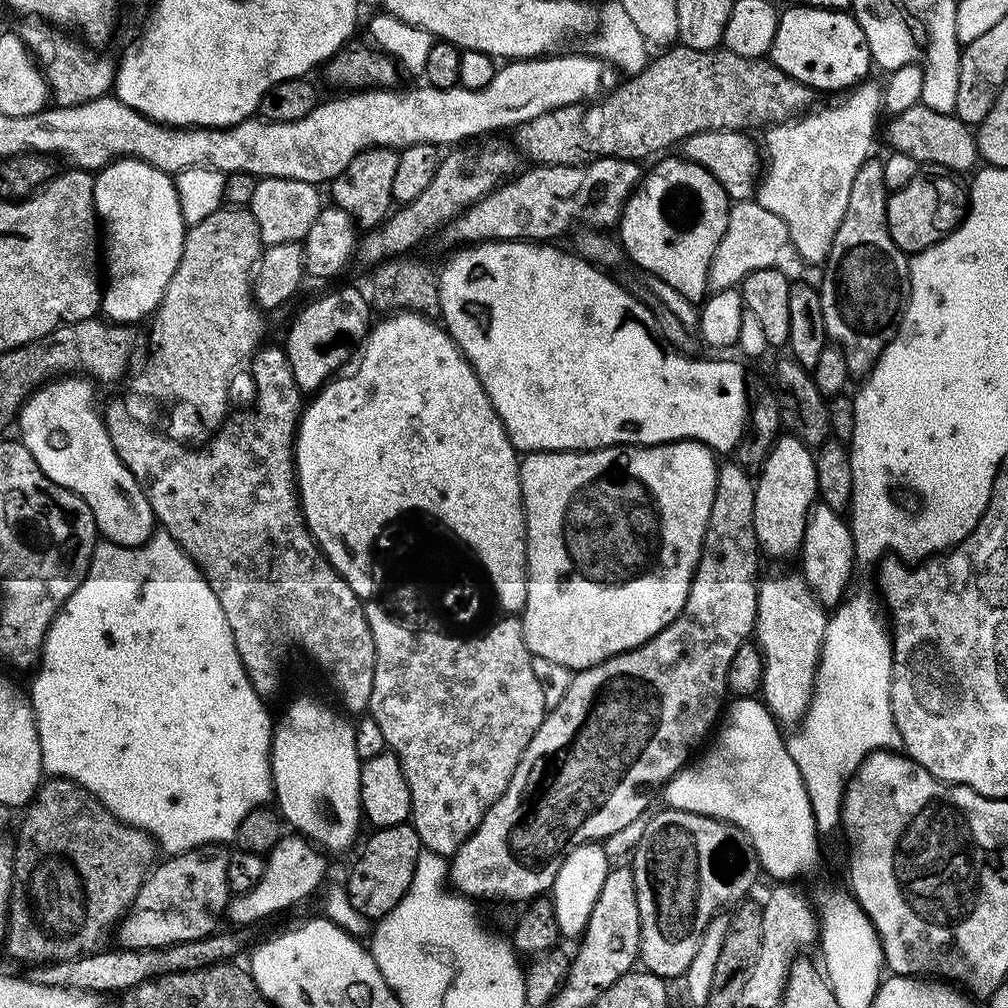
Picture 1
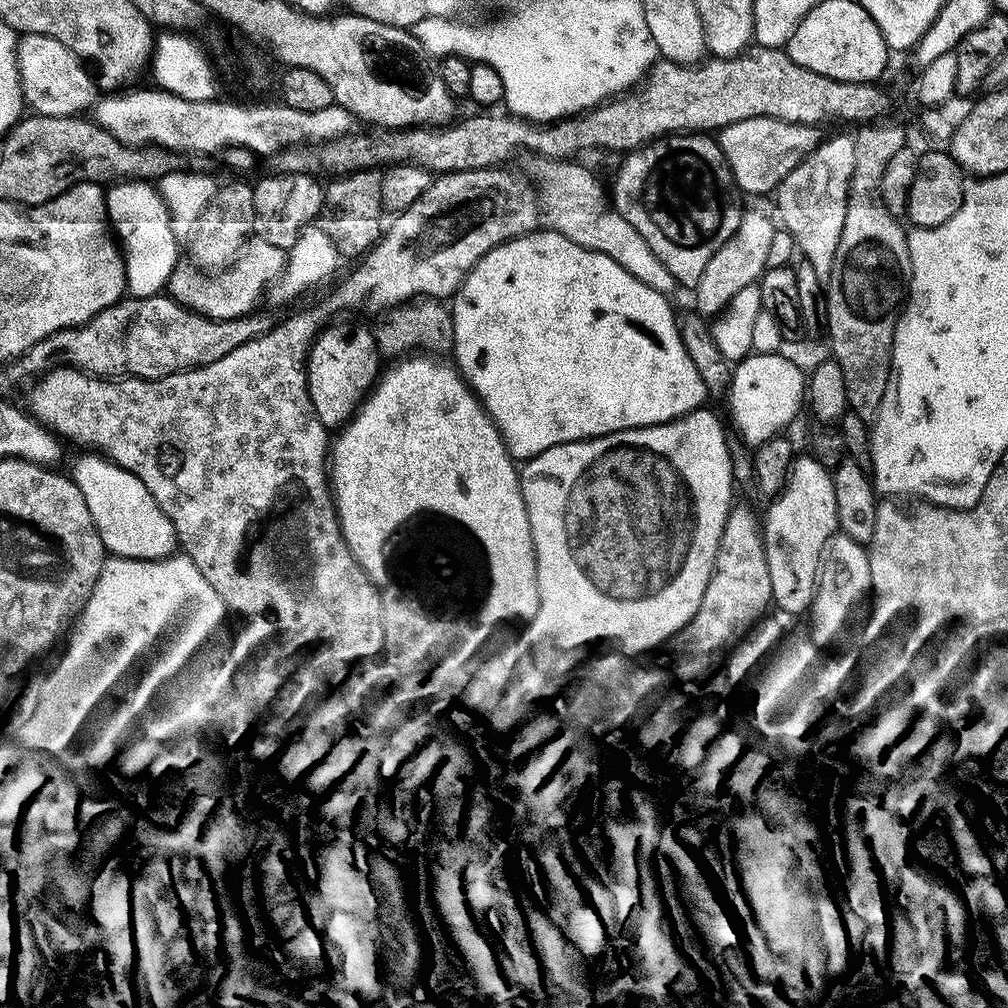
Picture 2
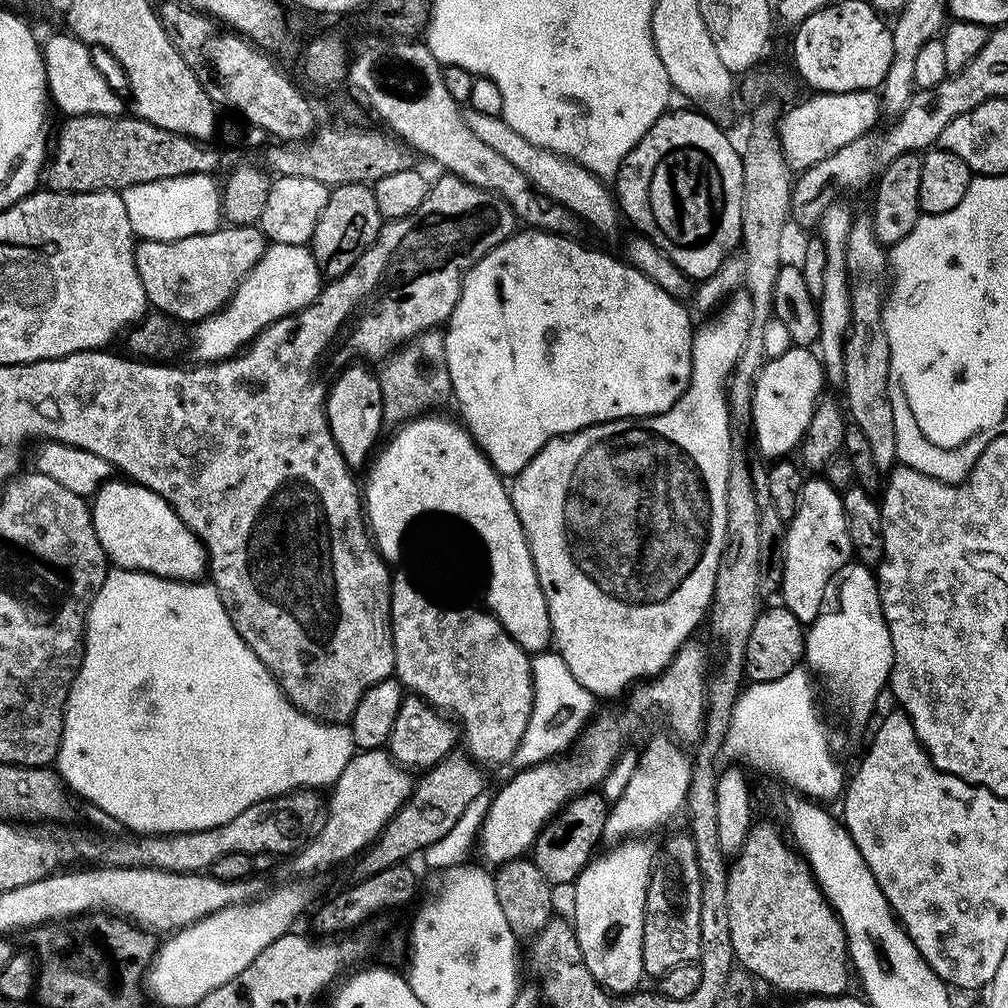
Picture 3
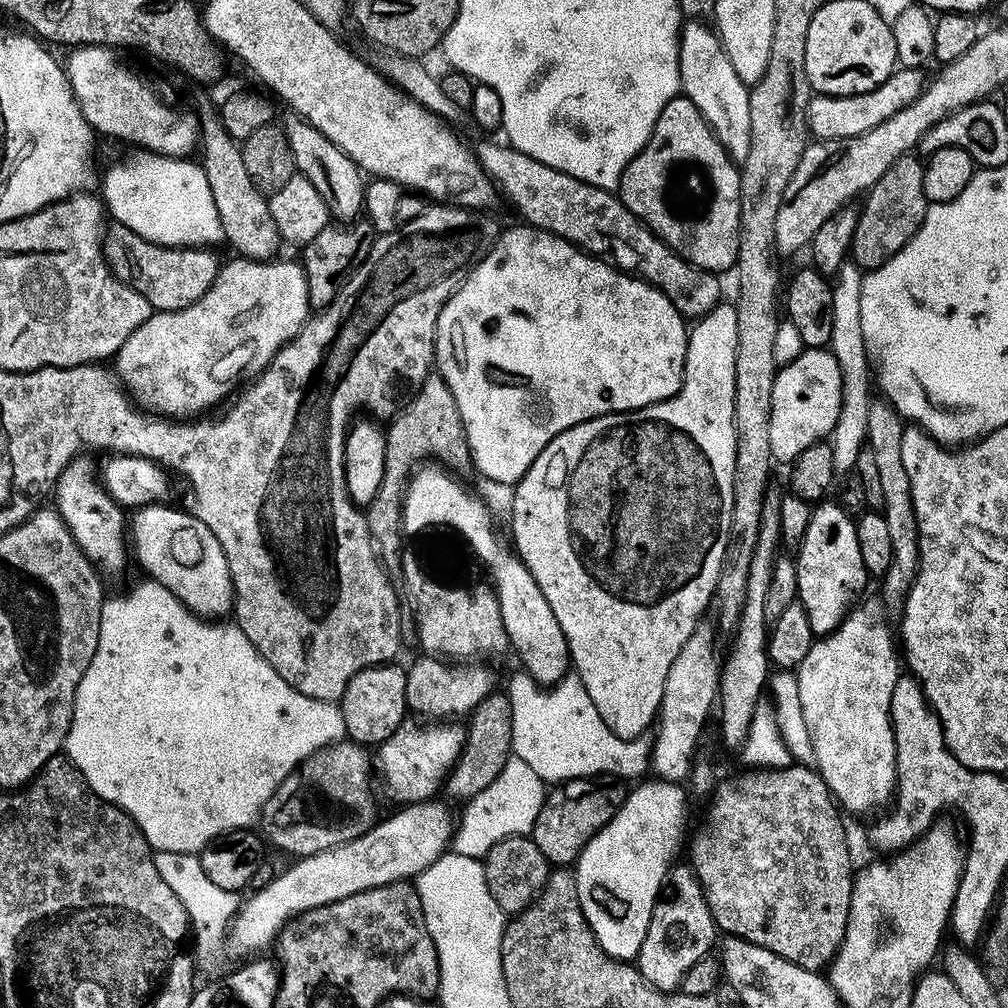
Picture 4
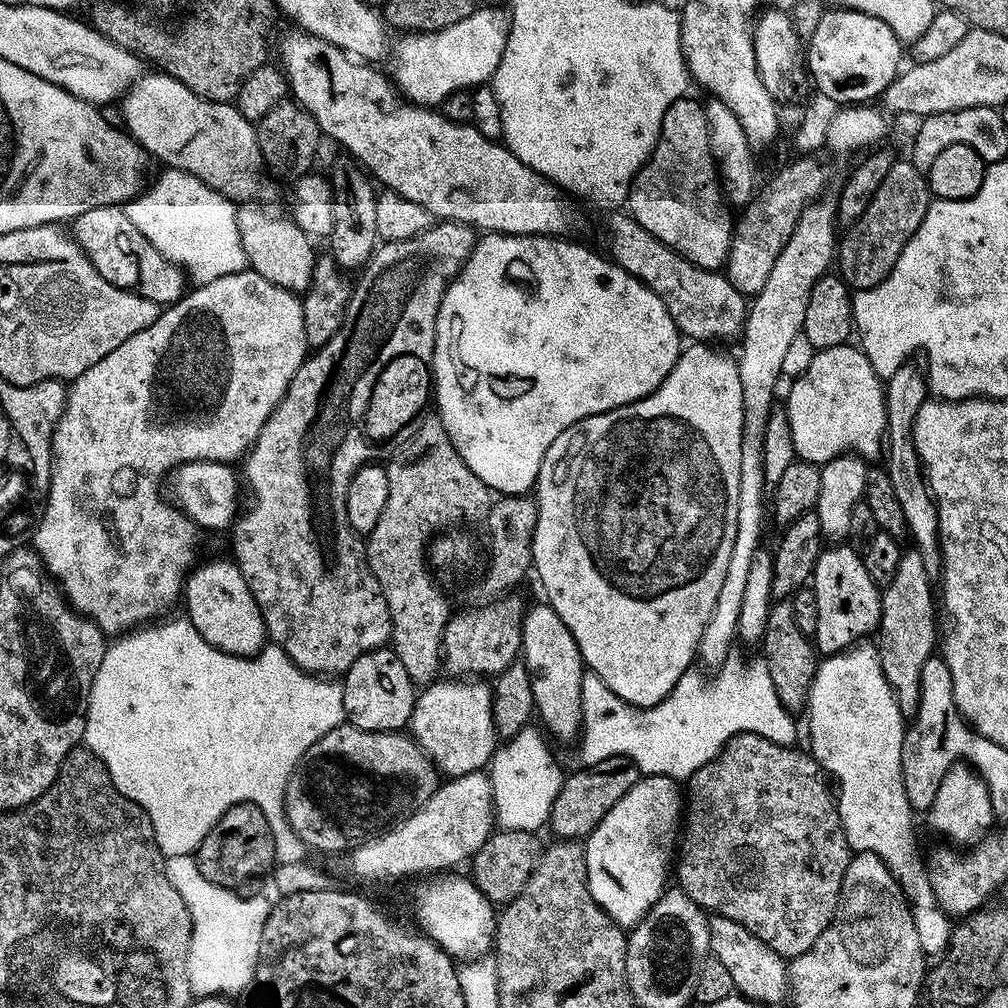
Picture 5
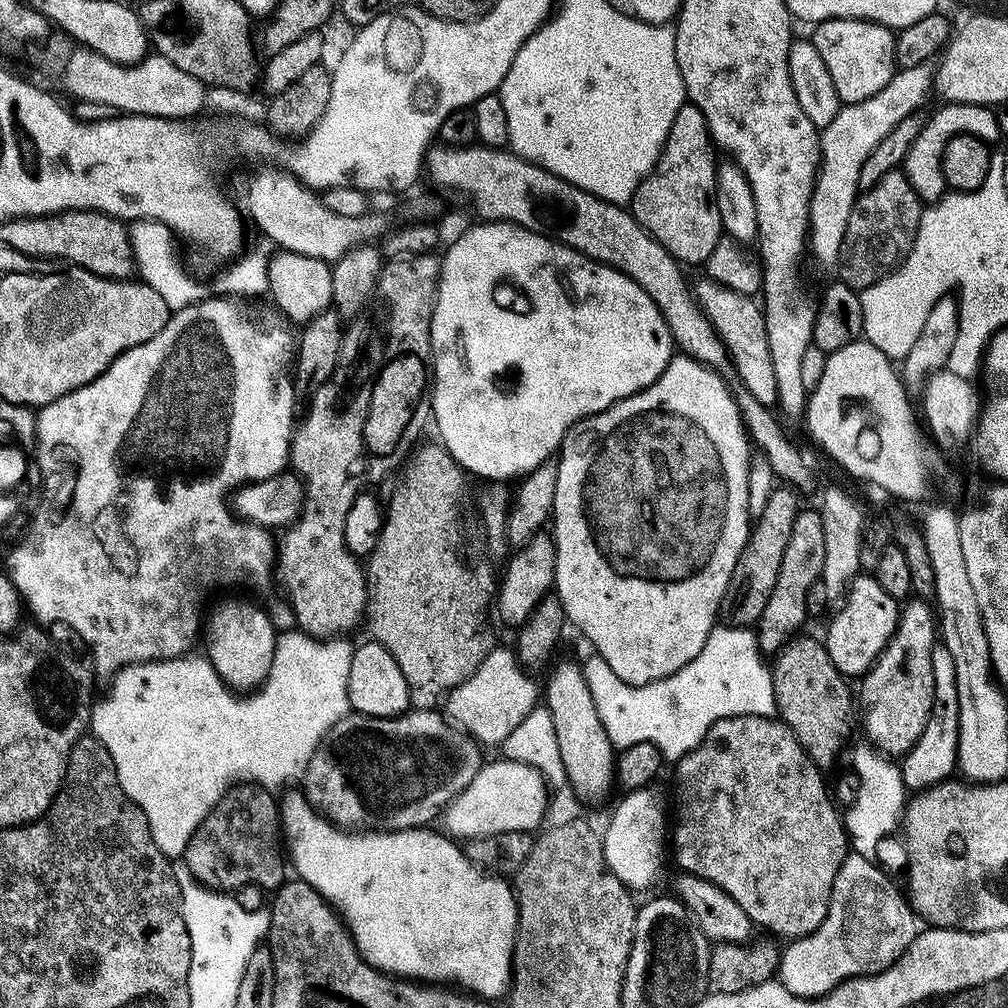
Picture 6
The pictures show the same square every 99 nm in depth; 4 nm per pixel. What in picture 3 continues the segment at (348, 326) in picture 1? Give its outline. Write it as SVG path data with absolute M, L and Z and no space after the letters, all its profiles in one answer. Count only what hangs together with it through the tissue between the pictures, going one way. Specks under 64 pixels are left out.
M360 362L341 367L331 381L328 397L324 403L324 413L330 426L330 434L342 458L353 470L359 470L360 467L363 469L369 463L374 449L381 443L380 431L386 427L380 377L373 369L371 372L363 366L368 367Z

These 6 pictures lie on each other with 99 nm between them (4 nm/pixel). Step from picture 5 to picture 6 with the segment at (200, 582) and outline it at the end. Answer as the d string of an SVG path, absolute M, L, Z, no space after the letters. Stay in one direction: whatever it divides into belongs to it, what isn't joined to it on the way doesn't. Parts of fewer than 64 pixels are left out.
M224 600L212 612L212 617L207 617L202 628L202 648L207 660L212 663L214 670L223 678L225 684L233 690L252 690L264 683L268 677L270 666L274 662L274 650L278 629L272 622L272 617L256 604L248 600Z

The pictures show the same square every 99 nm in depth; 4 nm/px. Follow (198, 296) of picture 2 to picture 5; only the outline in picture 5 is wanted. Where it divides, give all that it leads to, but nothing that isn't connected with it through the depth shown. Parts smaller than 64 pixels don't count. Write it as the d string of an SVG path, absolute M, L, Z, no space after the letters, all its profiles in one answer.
M115 204L86 210L70 224L70 236L84 252L86 258L114 286L138 294L150 302L167 306L175 304L186 291L186 273L170 263L152 243L130 222L123 207Z

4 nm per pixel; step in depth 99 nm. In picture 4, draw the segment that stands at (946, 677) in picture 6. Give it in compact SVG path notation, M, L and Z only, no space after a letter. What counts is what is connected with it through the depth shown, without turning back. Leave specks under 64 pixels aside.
M901 674L896 679L894 694L890 702L890 718L894 730L894 742L896 743L896 788L894 799L891 801L892 810L874 825L868 838L871 844L878 850L895 853L909 844L914 843L945 810L943 808L957 808L964 815L968 823L968 836L966 832L966 855L988 856L988 828L996 828L996 816L1000 816L1000 774L994 772L973 772L958 762L954 754L948 751L944 742L944 728L940 725L940 719L932 711L924 698L924 692L916 677L911 674Z

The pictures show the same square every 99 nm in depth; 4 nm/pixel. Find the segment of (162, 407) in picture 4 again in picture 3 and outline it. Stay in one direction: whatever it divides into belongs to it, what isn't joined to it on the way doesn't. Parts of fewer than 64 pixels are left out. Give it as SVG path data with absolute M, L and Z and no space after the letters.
M269 243L260 261L242 278L228 303L191 329L193 361L215 364L218 360L235 356L247 348L266 326L278 322L283 316L302 311L316 301L321 287L320 267L316 265L311 247Z

